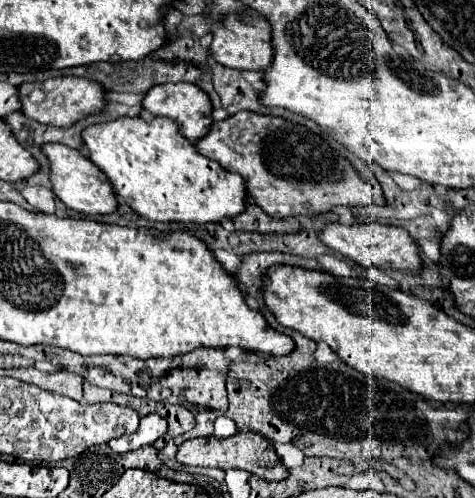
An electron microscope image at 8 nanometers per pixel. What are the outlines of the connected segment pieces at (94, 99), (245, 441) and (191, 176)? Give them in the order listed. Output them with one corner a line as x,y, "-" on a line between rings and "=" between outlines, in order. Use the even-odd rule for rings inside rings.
61,76
47,79
44,82
31,82
31,84
21,84
19,86
23,114
27,118
33,118
33,120
41,122
41,124
59,126
59,128
69,128
85,116
99,114
105,108
105,92
107,90
105,90
103,84
75,76
-
33,90
43,90
45,100
43,102
31,102
29,94
=
237,432
235,436
229,438
215,438
215,436
205,436
205,438
191,438
179,446
177,452
177,462
189,464
189,466
211,466
211,468
239,468
247,470
251,474
257,474
265,480
285,480
289,476
287,468
281,464
275,448
269,444
269,440
257,432
=
137,116
137,118
121,118
121,120
115,120
115,122
105,122
105,124
95,124
95,126
89,126
83,130
83,140
85,140
85,148
87,148
87,156
107,174
107,178
111,180
117,196
121,200
127,200
131,204
131,208
141,214
143,218
147,220
153,220
153,222
197,222
197,224
205,224
205,222
221,222
225,218
233,218
237,214
241,214
247,206
247,186
245,186
245,180
239,176
239,174
233,174
229,170
225,170
219,162
215,160
209,160
207,156
199,154
197,146
187,140
183,134
181,134
181,126
175,122
175,120
169,120
169,118
143,118
143,116

